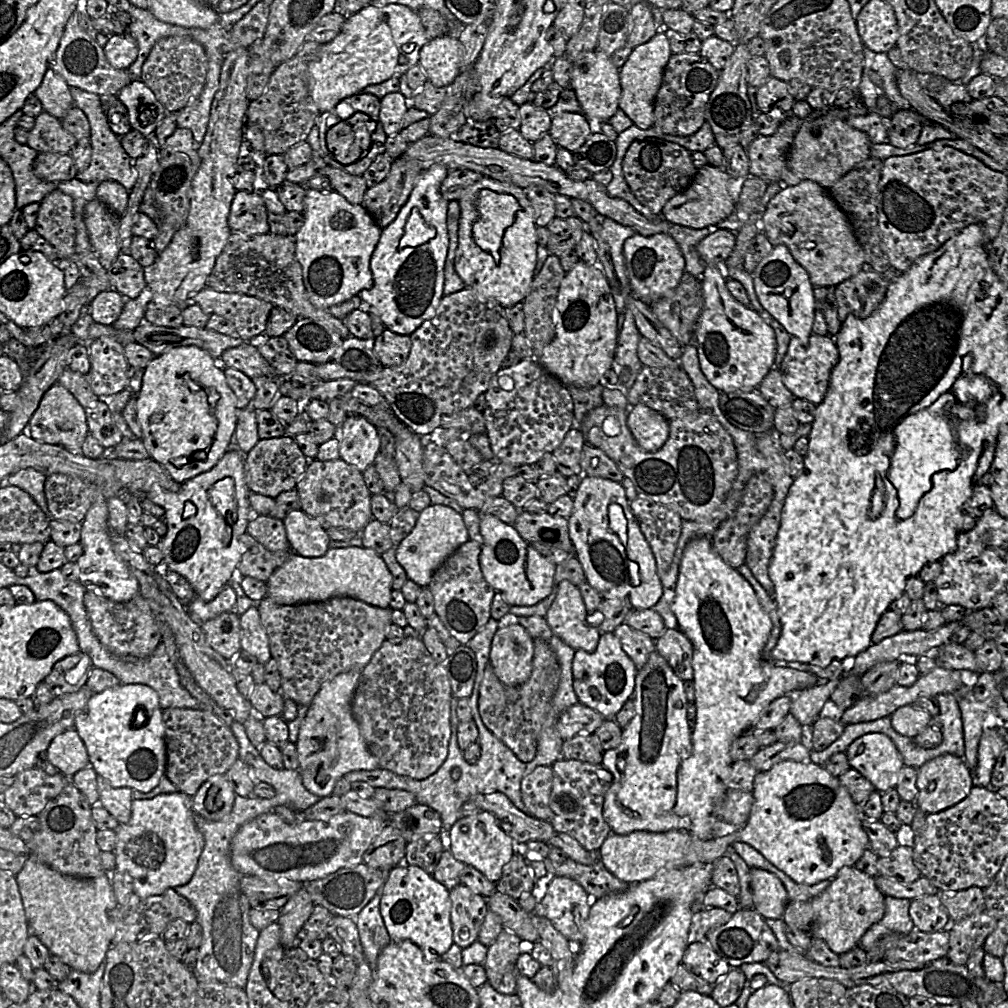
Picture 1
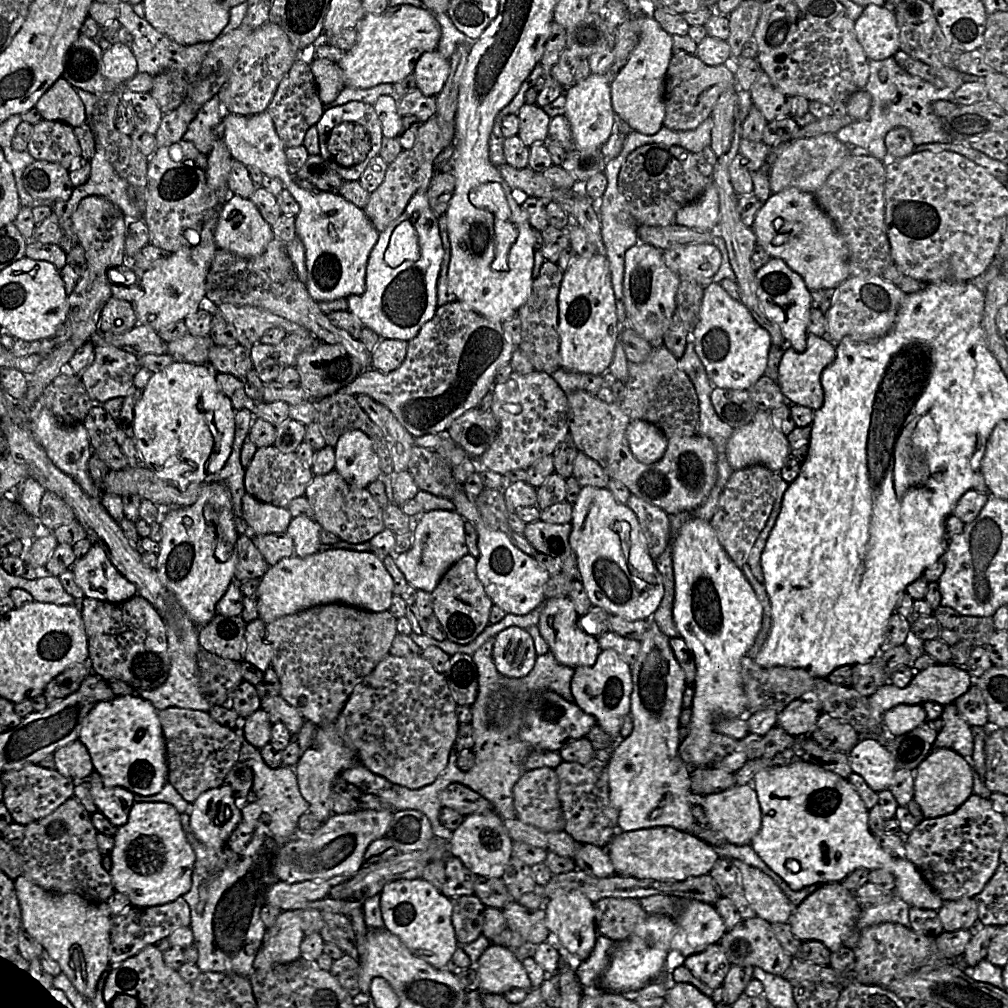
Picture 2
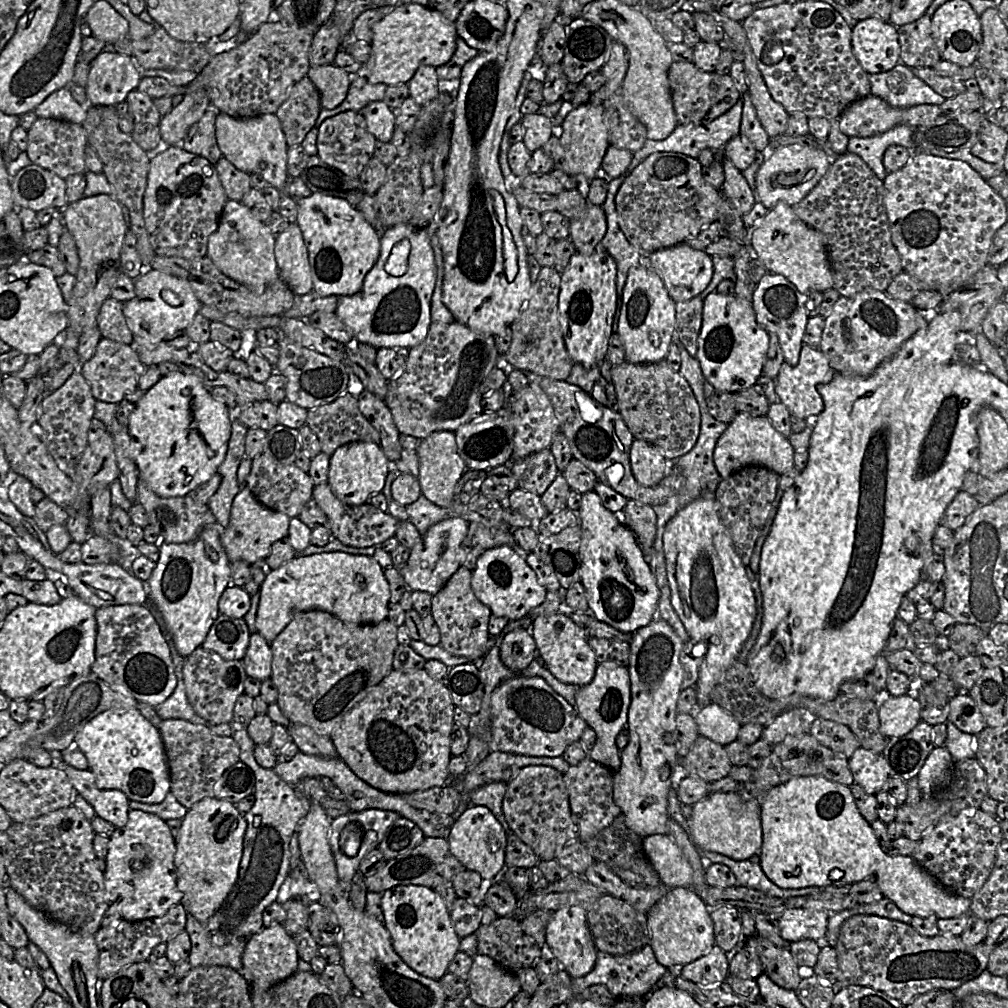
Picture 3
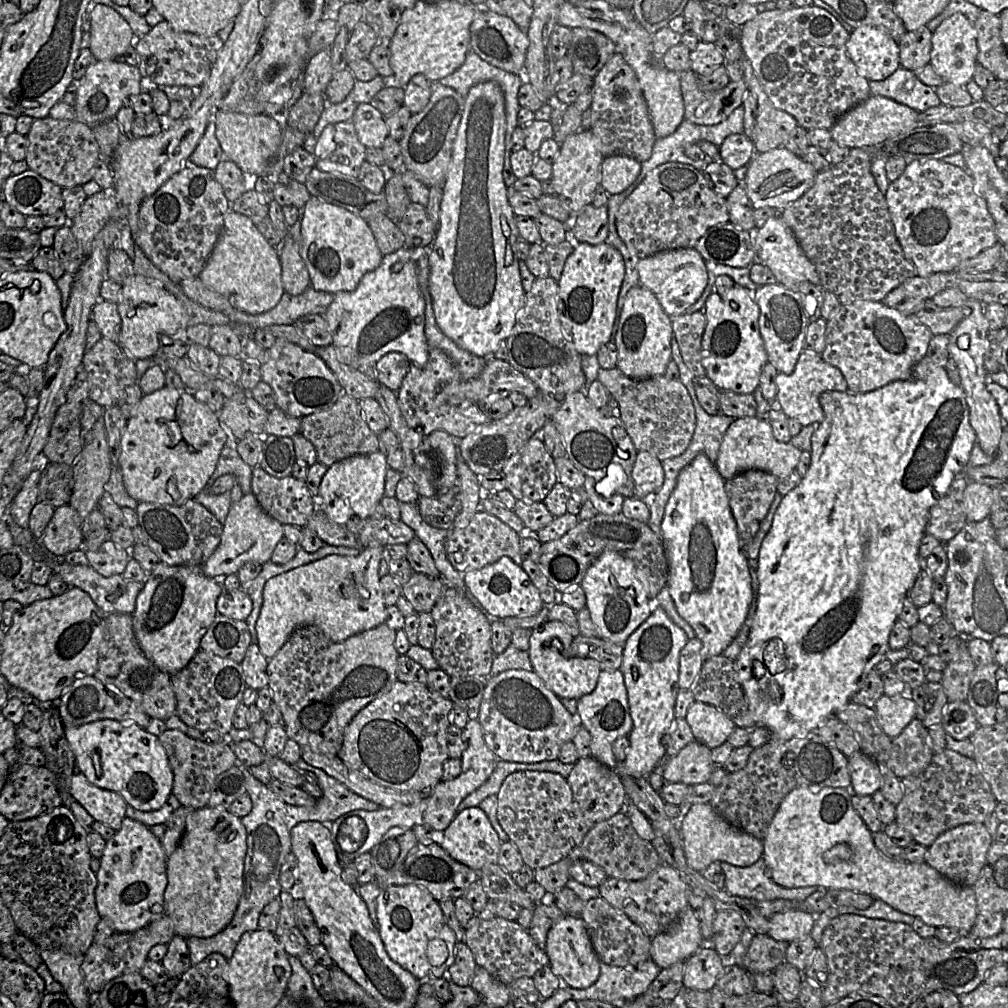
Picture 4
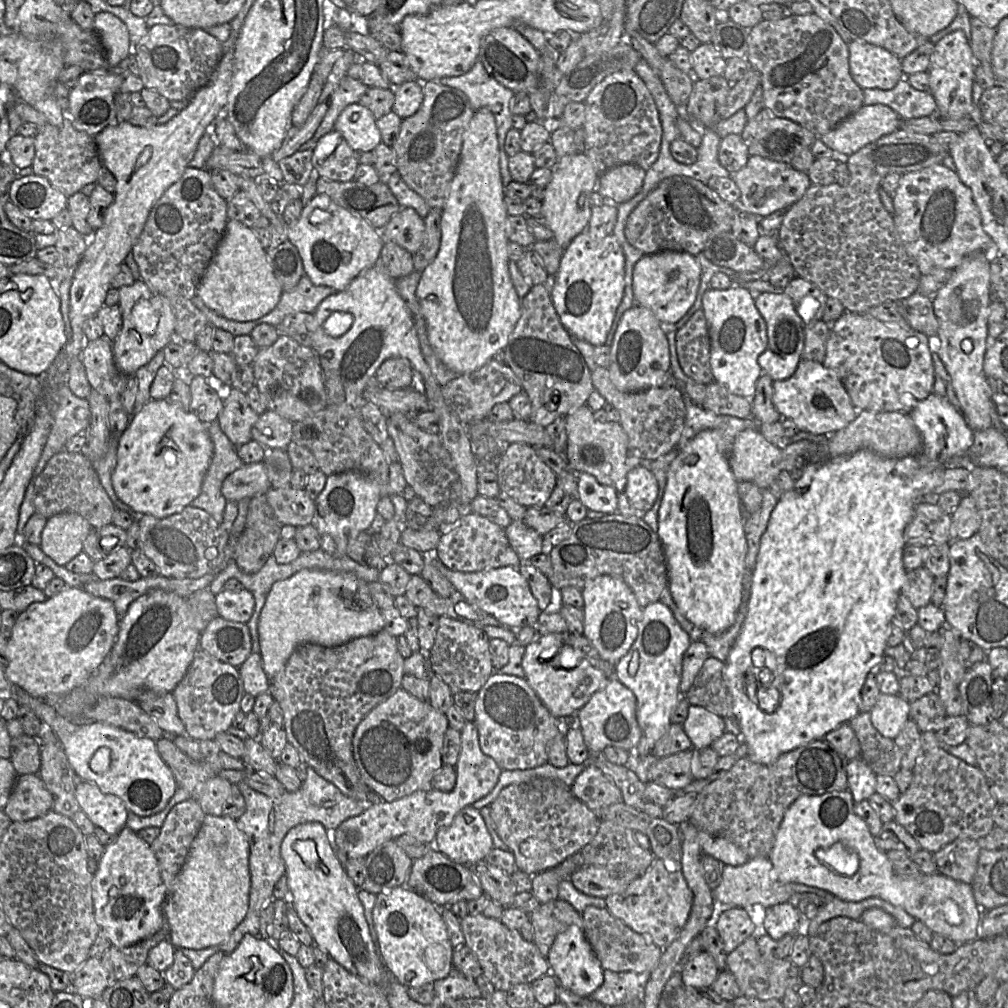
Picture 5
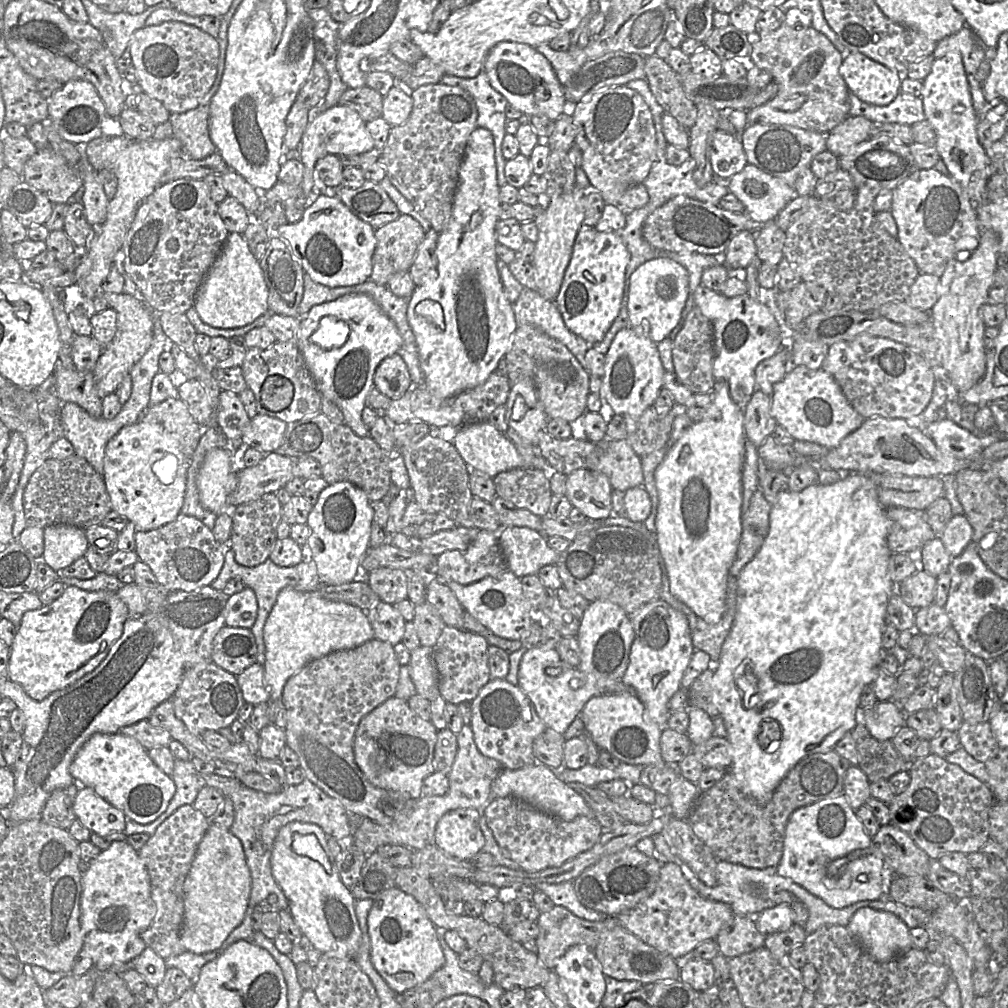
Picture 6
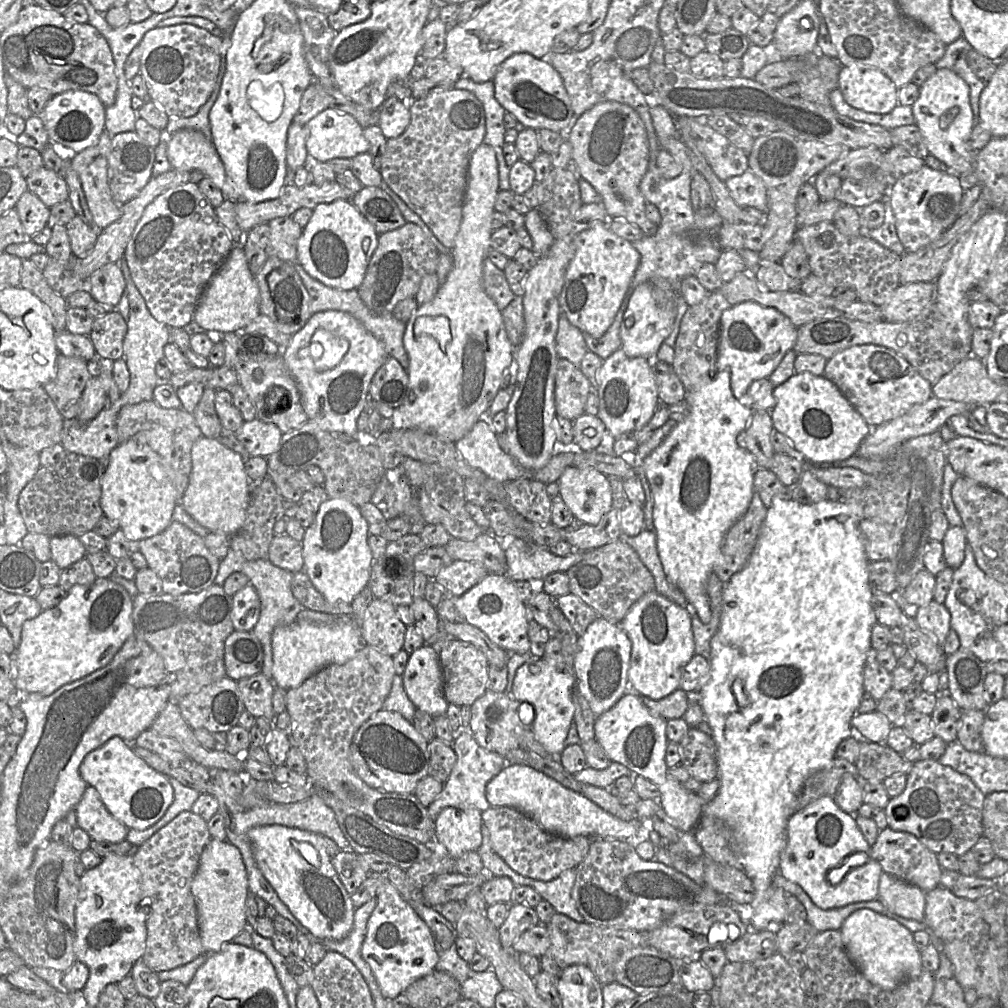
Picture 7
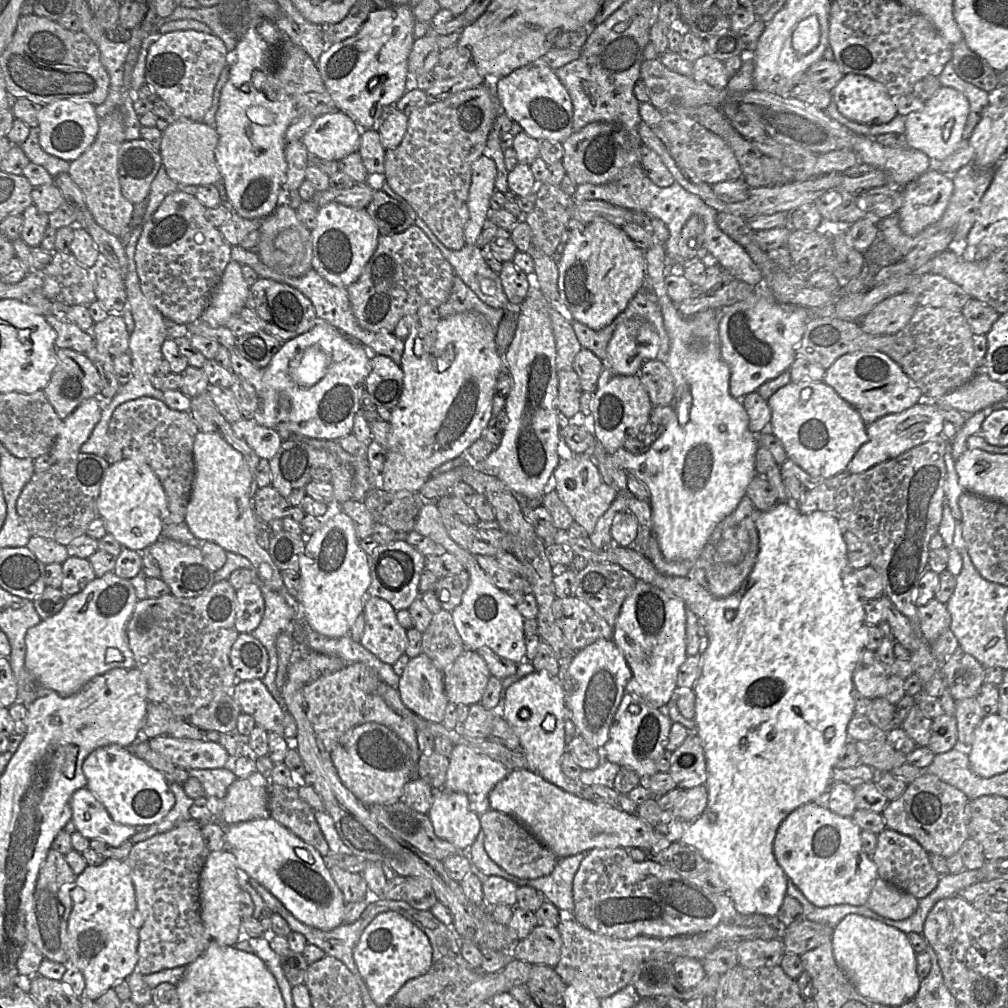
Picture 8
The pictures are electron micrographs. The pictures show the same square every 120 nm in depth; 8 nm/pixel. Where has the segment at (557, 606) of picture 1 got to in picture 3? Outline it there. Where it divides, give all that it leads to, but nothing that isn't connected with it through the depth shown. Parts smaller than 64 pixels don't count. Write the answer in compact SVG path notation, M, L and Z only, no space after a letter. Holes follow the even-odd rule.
M564 610L550 616L536 617L530 632L535 640L538 656L555 678L579 687L593 680L598 663L588 644L590 636L587 636L587 632L578 627Z

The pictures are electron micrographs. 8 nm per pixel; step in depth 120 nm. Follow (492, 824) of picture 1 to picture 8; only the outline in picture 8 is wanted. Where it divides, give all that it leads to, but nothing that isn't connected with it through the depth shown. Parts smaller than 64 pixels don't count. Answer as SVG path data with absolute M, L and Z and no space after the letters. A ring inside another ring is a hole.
M444 788L433 789L432 805L427 815L437 837L450 842L460 851L467 851L481 830L480 816L470 809L465 793L448 791Z

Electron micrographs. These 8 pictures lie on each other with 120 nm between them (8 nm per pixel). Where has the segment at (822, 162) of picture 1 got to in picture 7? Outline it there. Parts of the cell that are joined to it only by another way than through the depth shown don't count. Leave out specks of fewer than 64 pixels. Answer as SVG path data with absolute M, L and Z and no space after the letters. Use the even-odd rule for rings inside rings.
M750 169L724 181L734 202L740 207L753 207L765 214L767 193L762 180Z

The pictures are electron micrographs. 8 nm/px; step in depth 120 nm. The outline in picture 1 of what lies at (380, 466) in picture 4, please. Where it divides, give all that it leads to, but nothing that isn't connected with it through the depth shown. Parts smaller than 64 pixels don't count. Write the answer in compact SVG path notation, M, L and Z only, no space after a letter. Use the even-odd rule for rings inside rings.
M349 415L337 427L335 436L339 441L340 459L354 465L361 472L374 464L380 451L377 428L365 417Z

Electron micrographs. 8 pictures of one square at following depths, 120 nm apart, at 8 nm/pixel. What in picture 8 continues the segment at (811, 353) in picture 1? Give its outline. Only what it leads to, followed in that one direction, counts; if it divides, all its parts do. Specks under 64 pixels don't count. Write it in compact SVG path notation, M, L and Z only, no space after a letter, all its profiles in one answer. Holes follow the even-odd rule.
M824 381L790 382L768 400L771 410L770 432L783 444L788 459L814 478L831 478L845 470L859 448L869 440L867 425L855 409Z

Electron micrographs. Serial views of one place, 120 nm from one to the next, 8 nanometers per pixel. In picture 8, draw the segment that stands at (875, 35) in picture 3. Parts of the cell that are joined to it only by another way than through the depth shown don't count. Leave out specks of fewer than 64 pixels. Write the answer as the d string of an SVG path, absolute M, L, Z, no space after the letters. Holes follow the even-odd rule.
M846 74L830 92L839 113L850 121L885 124L897 115L885 86L867 76Z

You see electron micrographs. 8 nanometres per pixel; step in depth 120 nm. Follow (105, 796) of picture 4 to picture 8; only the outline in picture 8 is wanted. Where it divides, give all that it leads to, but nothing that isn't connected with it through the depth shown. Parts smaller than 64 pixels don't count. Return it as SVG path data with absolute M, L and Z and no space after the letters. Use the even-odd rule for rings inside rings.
M87 787L73 793L70 805L72 809L71 820L76 830L89 840L99 839L113 847L119 847L142 829L142 826L115 822L104 805L95 798Z

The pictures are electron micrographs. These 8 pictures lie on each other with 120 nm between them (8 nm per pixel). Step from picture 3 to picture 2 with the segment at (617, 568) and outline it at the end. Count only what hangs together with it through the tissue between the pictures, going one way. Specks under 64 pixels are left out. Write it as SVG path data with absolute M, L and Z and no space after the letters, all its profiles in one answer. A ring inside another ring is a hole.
M594 486L582 487L577 501L572 506L572 531L569 542L577 557L580 581L592 605L627 620L651 620L664 596L664 585L655 561L648 552L635 513L626 504L619 503L608 488Z

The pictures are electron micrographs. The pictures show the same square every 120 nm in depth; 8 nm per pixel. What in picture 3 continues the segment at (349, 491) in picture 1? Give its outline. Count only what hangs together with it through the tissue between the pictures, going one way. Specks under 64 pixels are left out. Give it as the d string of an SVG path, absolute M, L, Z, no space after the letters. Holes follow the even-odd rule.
M328 482L315 485L312 498L325 512L333 537L346 546L356 548L371 547L395 536L400 522L397 518L388 512L382 512L369 502L357 506L350 506L343 503L332 493Z

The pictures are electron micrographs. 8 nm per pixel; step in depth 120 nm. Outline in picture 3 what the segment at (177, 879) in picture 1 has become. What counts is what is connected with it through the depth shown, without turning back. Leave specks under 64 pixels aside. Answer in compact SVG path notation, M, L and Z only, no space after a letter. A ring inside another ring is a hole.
M133 809L125 826L116 828L109 837L105 857L105 889L110 903L118 903L122 919L139 921L160 917L181 902L177 888L174 854L176 842L166 821L158 816Z

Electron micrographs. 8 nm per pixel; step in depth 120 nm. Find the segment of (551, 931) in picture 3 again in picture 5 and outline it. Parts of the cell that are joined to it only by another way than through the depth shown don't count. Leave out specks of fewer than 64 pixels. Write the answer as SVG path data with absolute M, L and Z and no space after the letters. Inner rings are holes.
M571 925L556 936L547 960L550 973L558 983L580 997L589 997L603 983L603 968L587 941L583 929L576 925Z

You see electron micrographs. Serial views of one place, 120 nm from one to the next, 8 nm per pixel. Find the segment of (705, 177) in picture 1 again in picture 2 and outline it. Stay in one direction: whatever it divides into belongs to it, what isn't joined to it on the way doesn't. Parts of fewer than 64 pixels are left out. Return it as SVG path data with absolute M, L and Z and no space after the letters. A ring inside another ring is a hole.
M712 181L703 195L695 202L687 204L676 213L675 224L696 231L713 231L718 225L719 194Z

